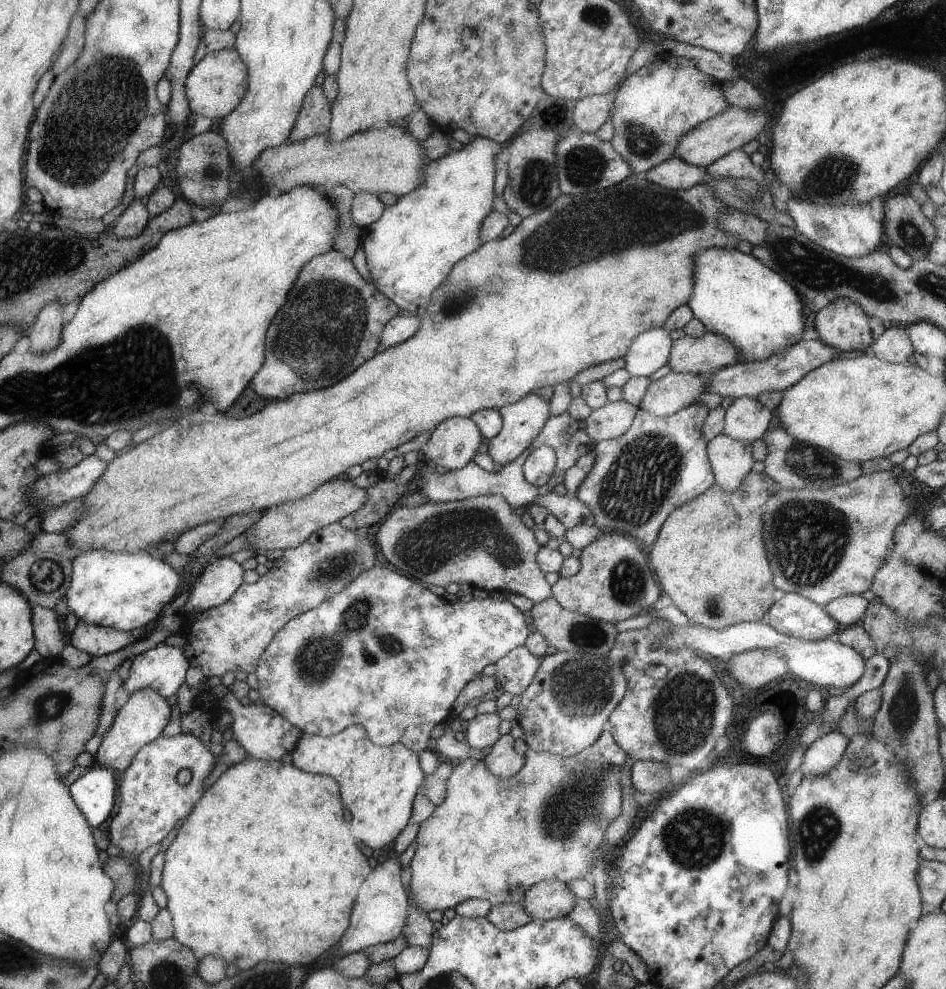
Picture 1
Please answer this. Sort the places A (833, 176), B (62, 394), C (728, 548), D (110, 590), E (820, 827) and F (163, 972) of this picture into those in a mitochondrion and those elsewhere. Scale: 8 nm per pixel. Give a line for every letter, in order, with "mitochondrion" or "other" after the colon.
A: mitochondrion
B: mitochondrion
C: other
D: other
E: mitochondrion
F: mitochondrion

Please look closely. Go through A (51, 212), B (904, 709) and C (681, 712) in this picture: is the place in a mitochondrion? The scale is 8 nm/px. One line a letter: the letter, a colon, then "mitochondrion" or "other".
A: other
B: mitochondrion
C: mitochondrion

